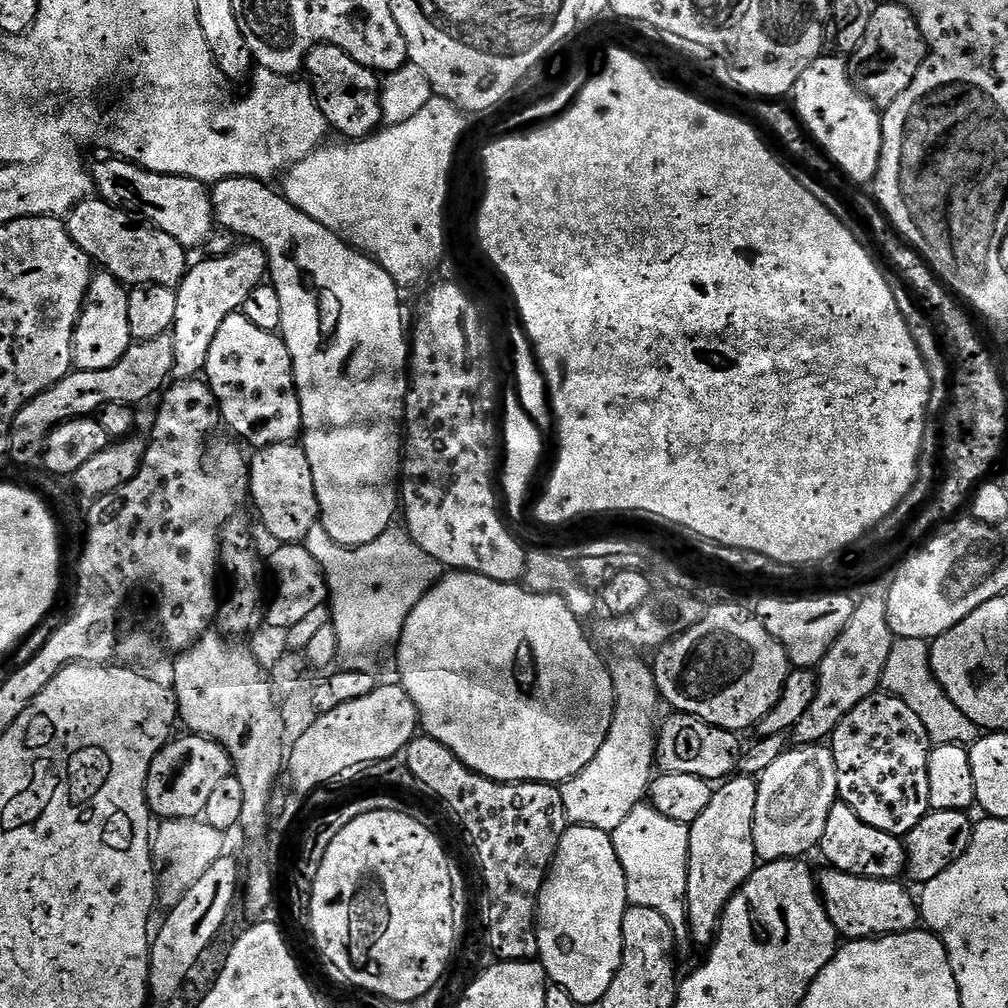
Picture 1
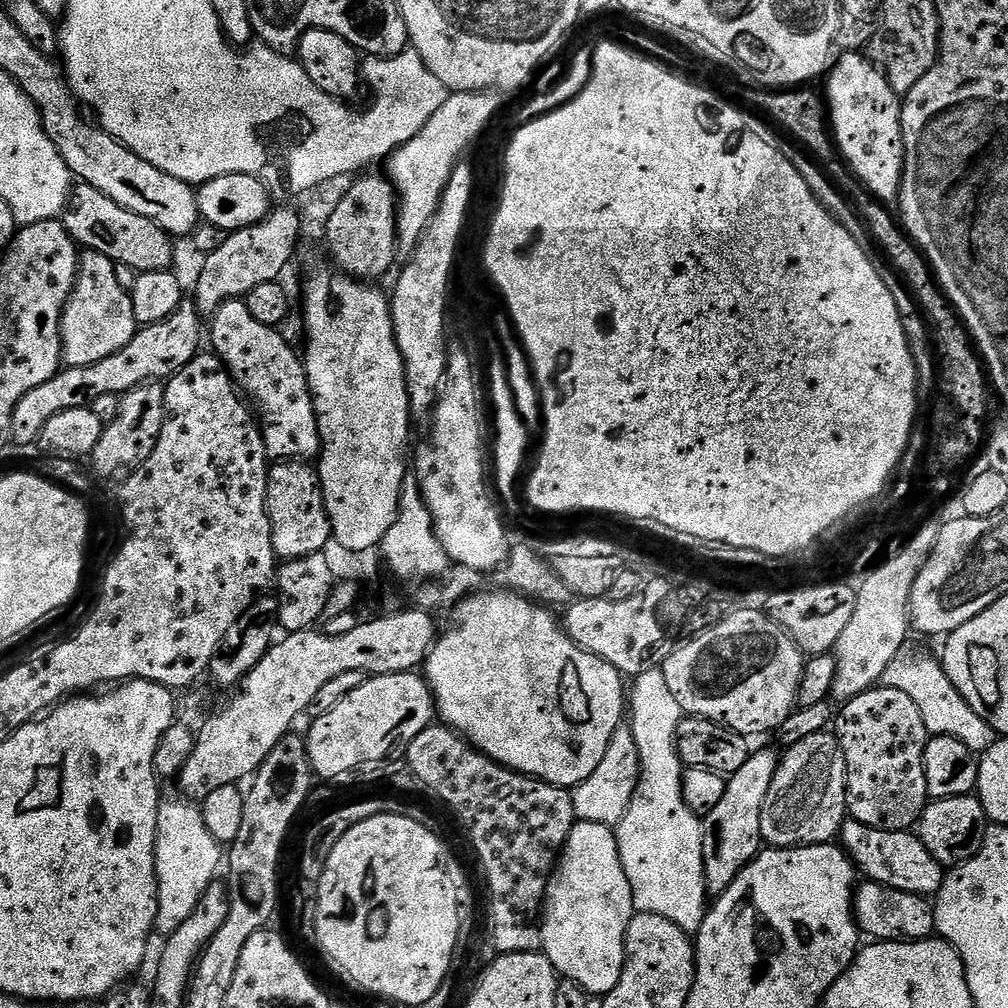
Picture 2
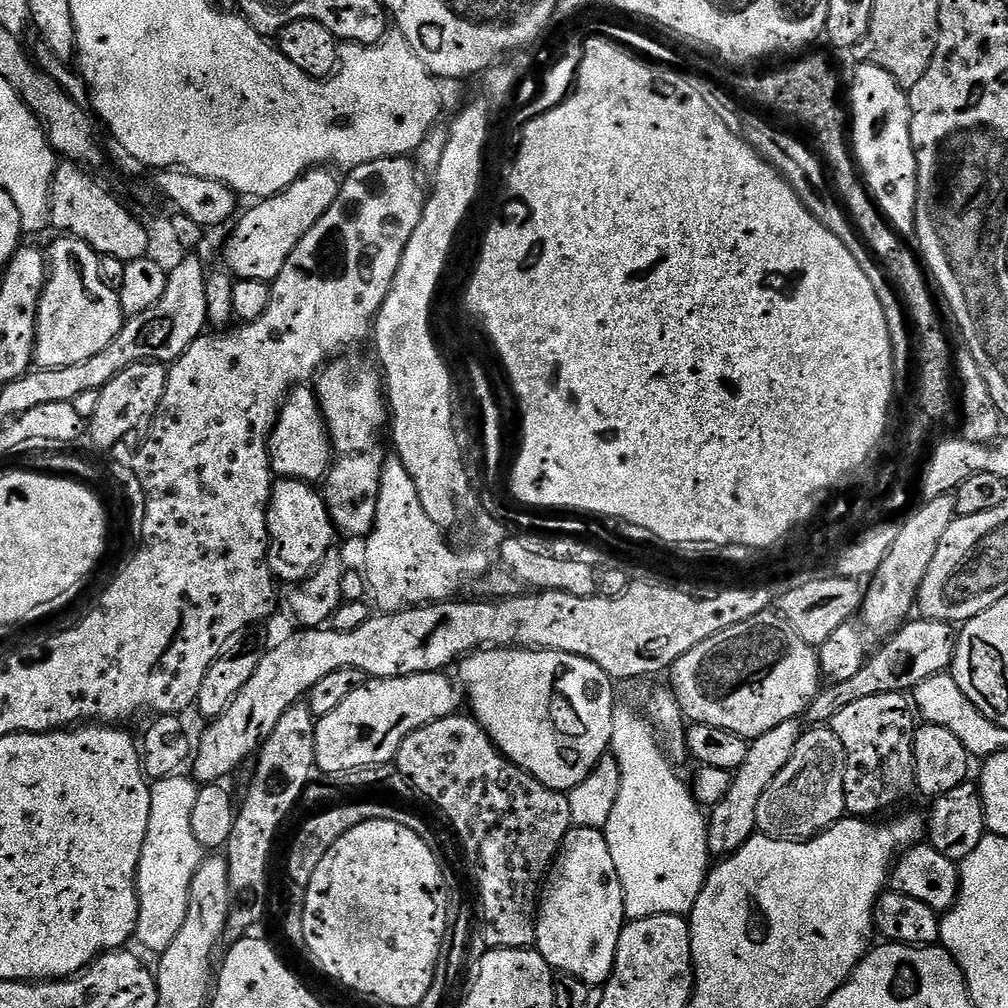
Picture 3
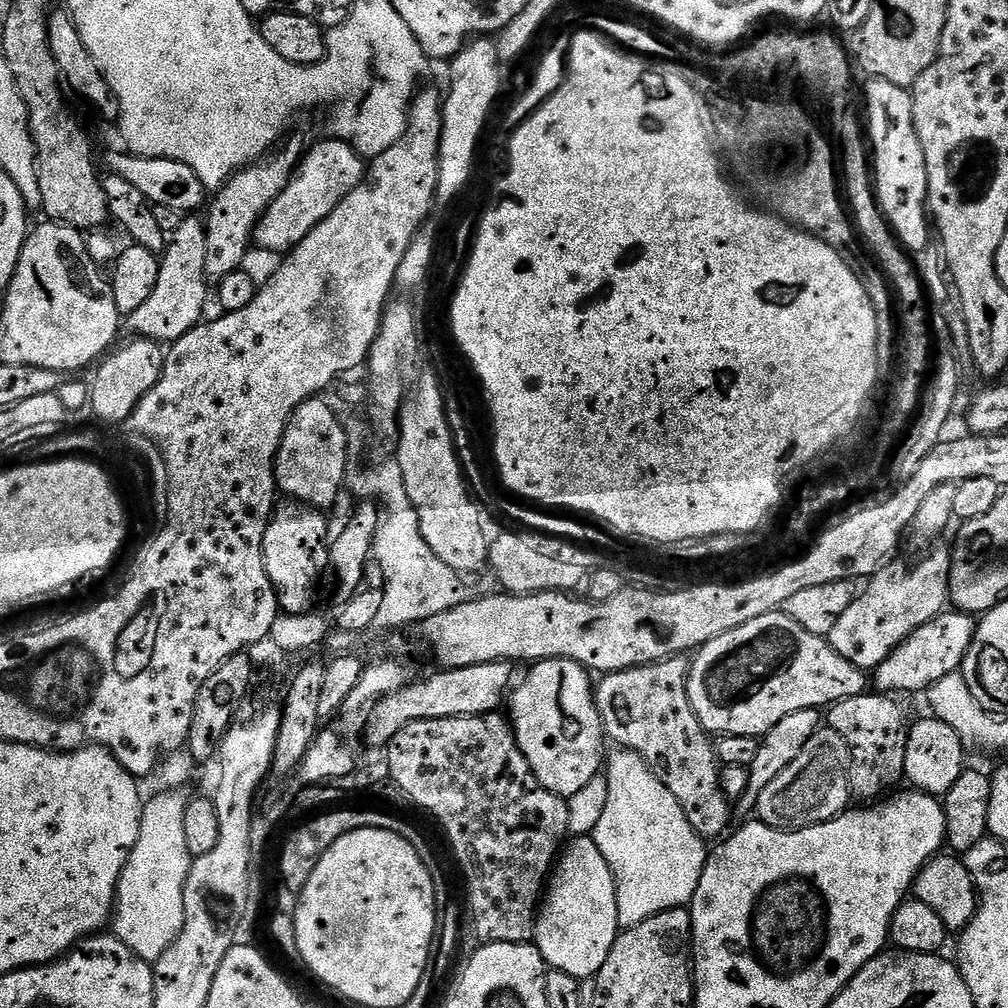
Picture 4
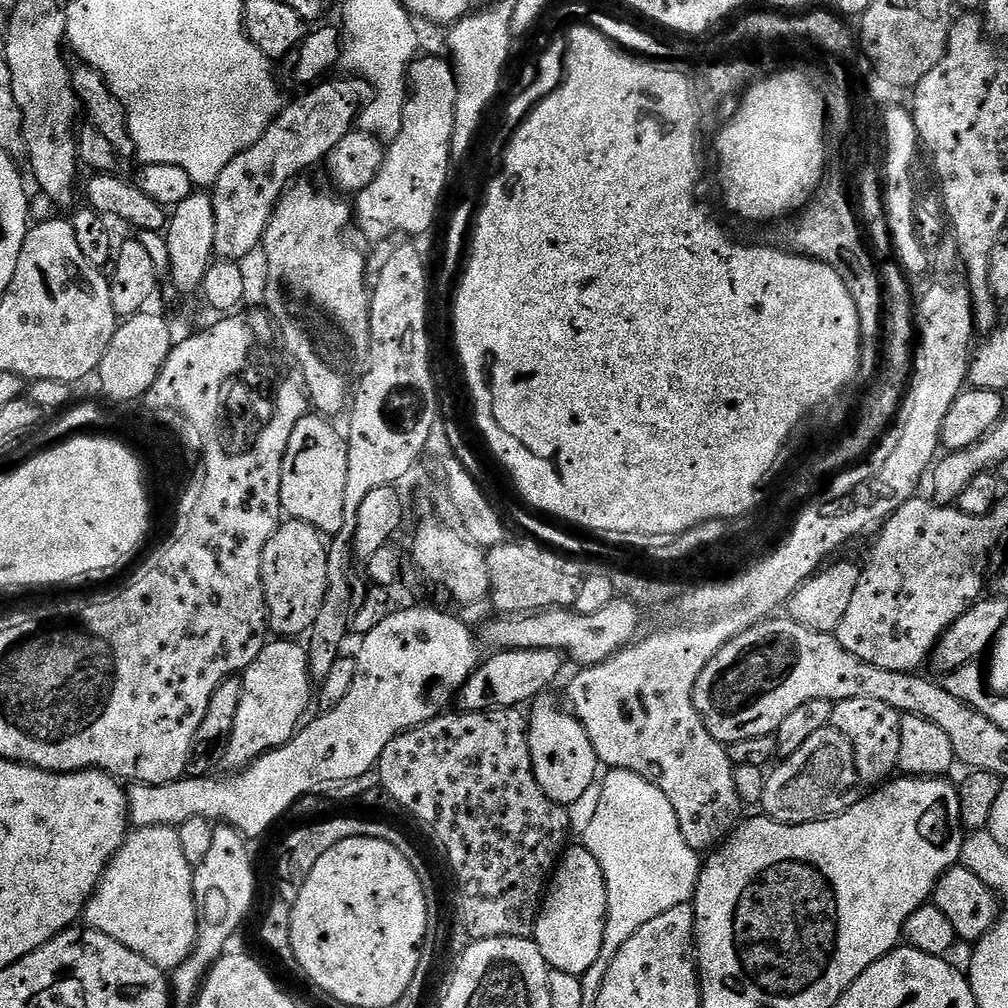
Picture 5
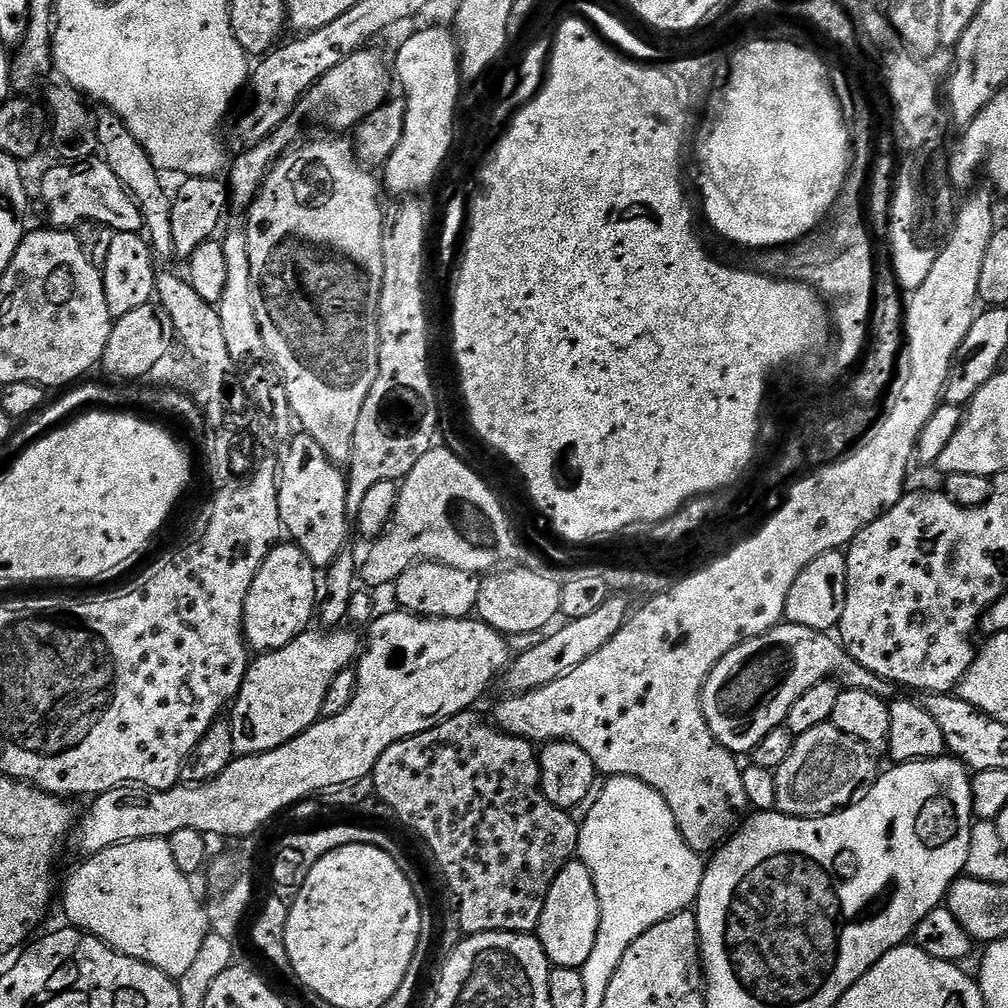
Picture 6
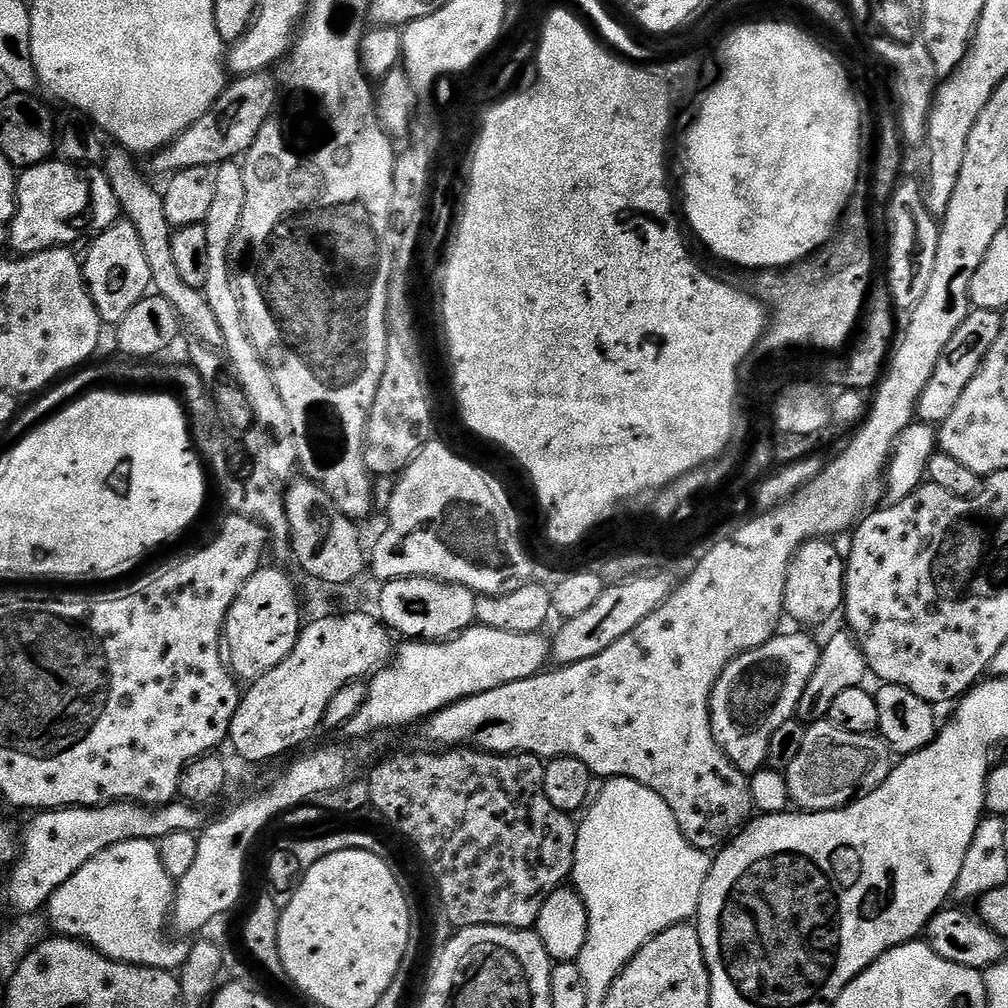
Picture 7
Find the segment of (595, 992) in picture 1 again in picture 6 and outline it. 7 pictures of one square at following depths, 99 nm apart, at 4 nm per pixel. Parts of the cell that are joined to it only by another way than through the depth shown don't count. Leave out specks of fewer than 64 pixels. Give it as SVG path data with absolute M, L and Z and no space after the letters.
M573 858L550 886L550 894L546 898L546 906L542 906L542 918L538 922L535 935L555 967L581 969L586 958L590 958L590 950L594 950L599 925L600 903L594 878L585 864Z

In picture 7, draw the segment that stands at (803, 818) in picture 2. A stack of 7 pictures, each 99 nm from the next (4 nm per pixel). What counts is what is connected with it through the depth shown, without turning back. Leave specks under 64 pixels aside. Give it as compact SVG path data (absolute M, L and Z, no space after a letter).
M831 722L814 724L808 728L798 758L788 767L788 798L797 809L806 812L832 812L878 790L893 767L894 753L883 736L842 730Z

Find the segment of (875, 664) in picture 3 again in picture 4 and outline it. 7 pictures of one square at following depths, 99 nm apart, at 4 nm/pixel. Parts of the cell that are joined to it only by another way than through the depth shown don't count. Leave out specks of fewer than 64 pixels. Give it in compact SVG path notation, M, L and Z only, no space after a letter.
M945 610L935 616L926 626L914 630L902 646L898 646L874 670L874 688L880 694L897 694L896 692L923 693L934 682L946 678L946 674L961 671L964 659L974 642L978 620L975 615L959 610Z

